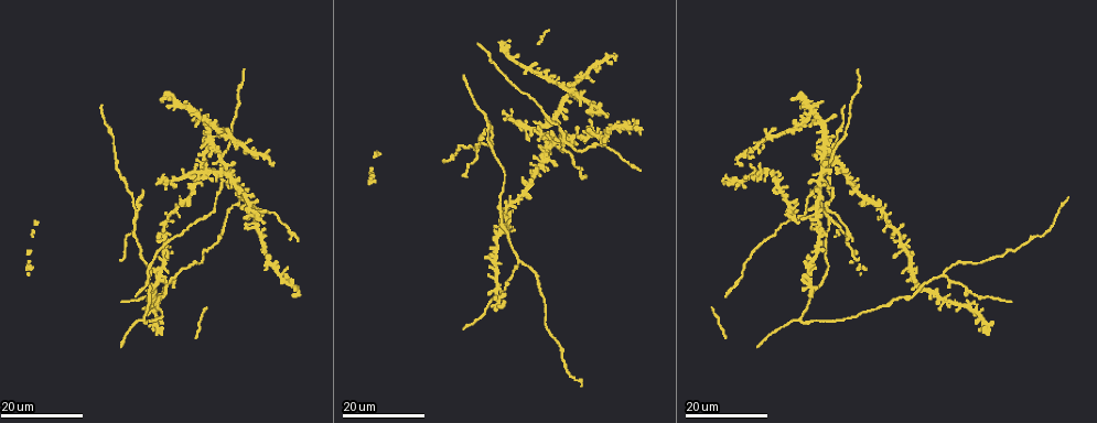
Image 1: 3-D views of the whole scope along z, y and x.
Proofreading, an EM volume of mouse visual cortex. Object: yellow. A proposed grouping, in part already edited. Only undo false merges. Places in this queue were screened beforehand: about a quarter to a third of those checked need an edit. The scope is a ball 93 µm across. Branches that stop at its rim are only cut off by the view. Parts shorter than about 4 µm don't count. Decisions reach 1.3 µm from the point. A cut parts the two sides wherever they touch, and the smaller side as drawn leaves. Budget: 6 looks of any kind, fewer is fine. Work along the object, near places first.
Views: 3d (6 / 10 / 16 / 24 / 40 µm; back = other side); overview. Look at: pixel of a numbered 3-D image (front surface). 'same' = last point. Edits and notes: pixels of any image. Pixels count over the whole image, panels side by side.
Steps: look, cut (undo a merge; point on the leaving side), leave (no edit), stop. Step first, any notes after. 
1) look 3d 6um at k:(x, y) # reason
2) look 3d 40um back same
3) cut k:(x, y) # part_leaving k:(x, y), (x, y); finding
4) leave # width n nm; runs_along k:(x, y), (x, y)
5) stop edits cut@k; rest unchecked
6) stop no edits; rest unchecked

look 3d 16um at 1:(940, 301) # four or more arms meet

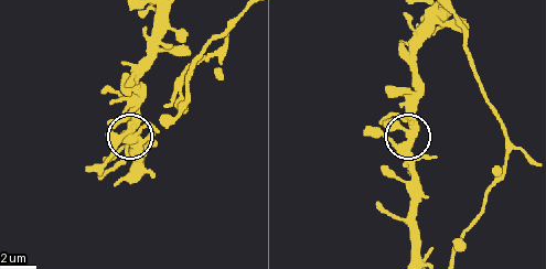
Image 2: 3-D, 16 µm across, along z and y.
look 3d 10um at 2:(406, 143)

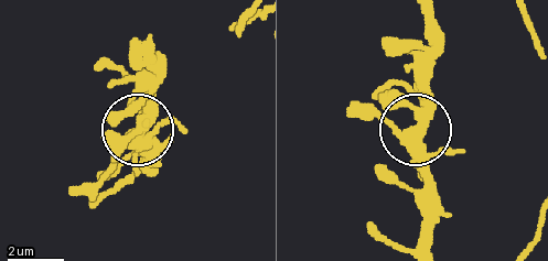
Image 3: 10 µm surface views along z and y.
leave # width 380 nm; all the same neuron

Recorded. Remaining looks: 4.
look 3d 24um at 1:(975, 295) # three-way junction

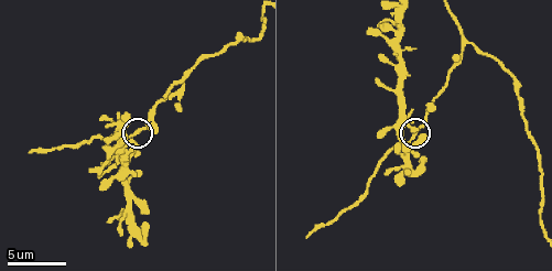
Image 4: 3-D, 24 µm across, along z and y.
look 3d 10um at 4:(134, 133)

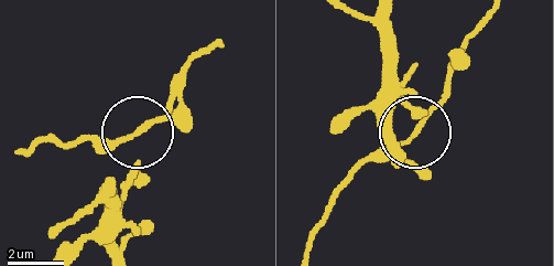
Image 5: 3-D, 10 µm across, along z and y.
leave # all the same neuron

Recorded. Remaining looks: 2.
look 3d 16um at 1:(136, 214) # arms part here

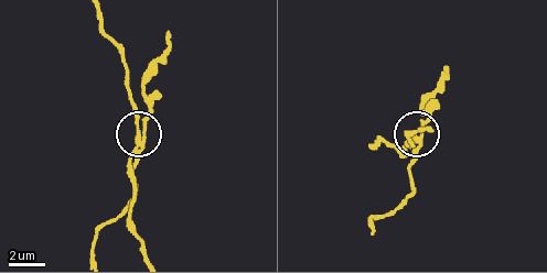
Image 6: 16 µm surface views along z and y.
look 3d 6um at 6:(145, 136)

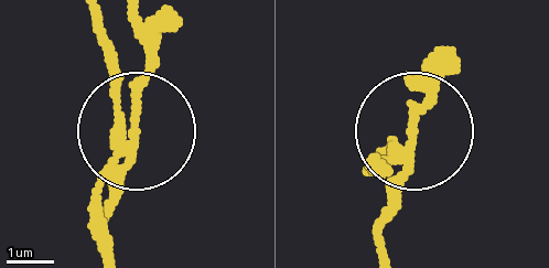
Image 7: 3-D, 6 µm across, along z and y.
cut 7:(117, 190) # side_arm 8 um; arms 3; two neurons meet here

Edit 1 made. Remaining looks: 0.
stop edits cut@7; rest unchecked

